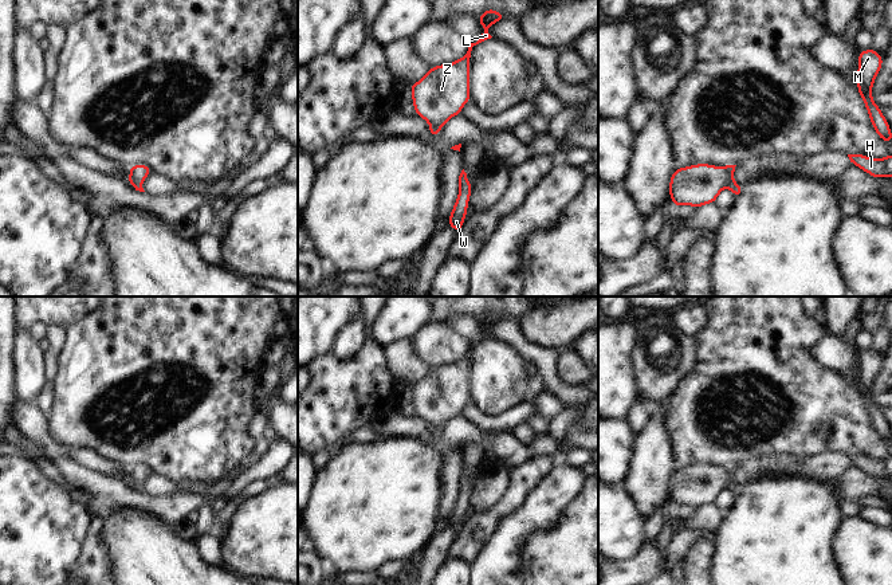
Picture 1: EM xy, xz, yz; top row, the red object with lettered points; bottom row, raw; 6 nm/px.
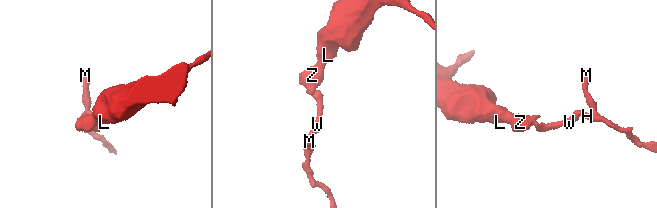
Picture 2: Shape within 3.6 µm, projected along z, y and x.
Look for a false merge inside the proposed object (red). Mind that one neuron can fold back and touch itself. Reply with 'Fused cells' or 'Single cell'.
Fused cells

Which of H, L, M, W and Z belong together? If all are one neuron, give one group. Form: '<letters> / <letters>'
H M W / L Z

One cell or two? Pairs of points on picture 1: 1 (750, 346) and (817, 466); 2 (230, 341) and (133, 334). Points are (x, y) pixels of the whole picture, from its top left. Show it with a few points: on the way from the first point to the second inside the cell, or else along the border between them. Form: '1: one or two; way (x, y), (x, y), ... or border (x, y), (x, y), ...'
1: two; border (781, 452), (796, 456), (843, 455)
2: one; way (205, 341), (157, 341)

